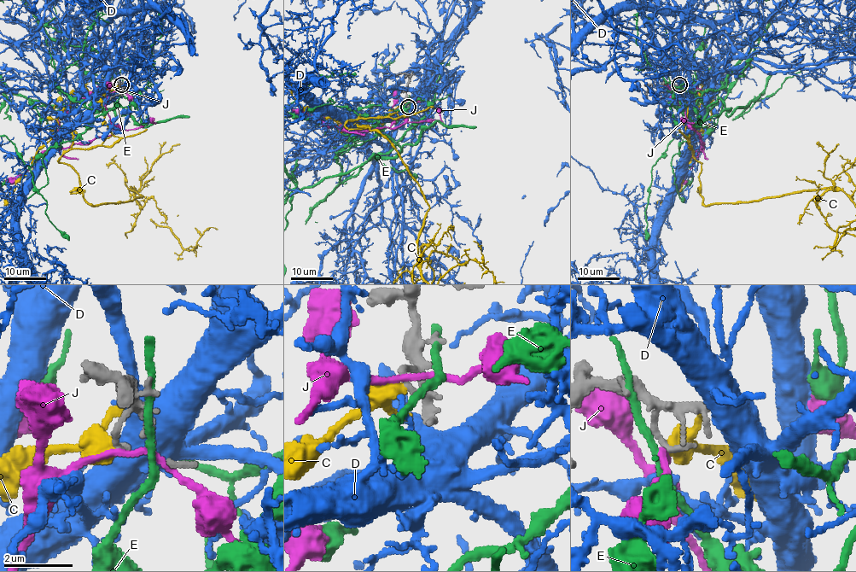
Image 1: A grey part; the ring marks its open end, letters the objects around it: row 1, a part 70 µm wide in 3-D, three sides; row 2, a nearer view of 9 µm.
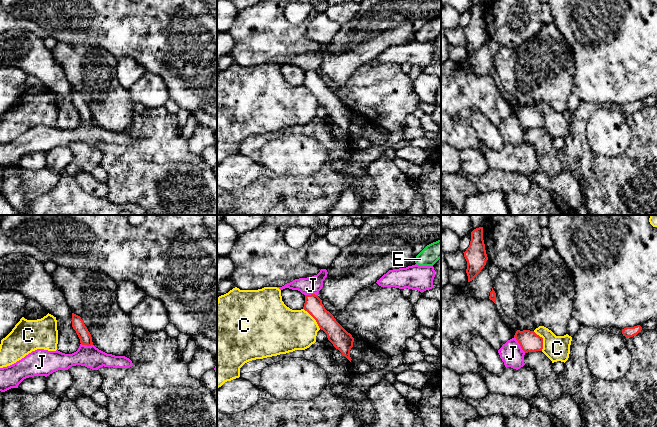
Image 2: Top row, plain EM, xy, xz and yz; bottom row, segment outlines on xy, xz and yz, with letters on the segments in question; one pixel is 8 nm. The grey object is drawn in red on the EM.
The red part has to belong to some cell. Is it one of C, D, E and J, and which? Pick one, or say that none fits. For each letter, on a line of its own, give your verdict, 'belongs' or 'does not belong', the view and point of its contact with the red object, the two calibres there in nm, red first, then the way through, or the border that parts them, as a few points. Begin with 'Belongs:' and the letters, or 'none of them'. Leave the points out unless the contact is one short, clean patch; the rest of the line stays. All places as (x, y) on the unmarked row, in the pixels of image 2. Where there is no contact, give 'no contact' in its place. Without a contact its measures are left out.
Belongs: D
C: does not belong; meets red in yz at (542, 116); 160 nm thick on the red side, 200 nm on the other; border along yz (533, 107), (542, 114), (542, 126)
D: belongs; no contact
E: does not belong; no contact
J: does not belong; meets red in yz at (519, 119); 160 nm thick on the red side, 190 nm on the other; border along yz (514, 112), (525, 128)

